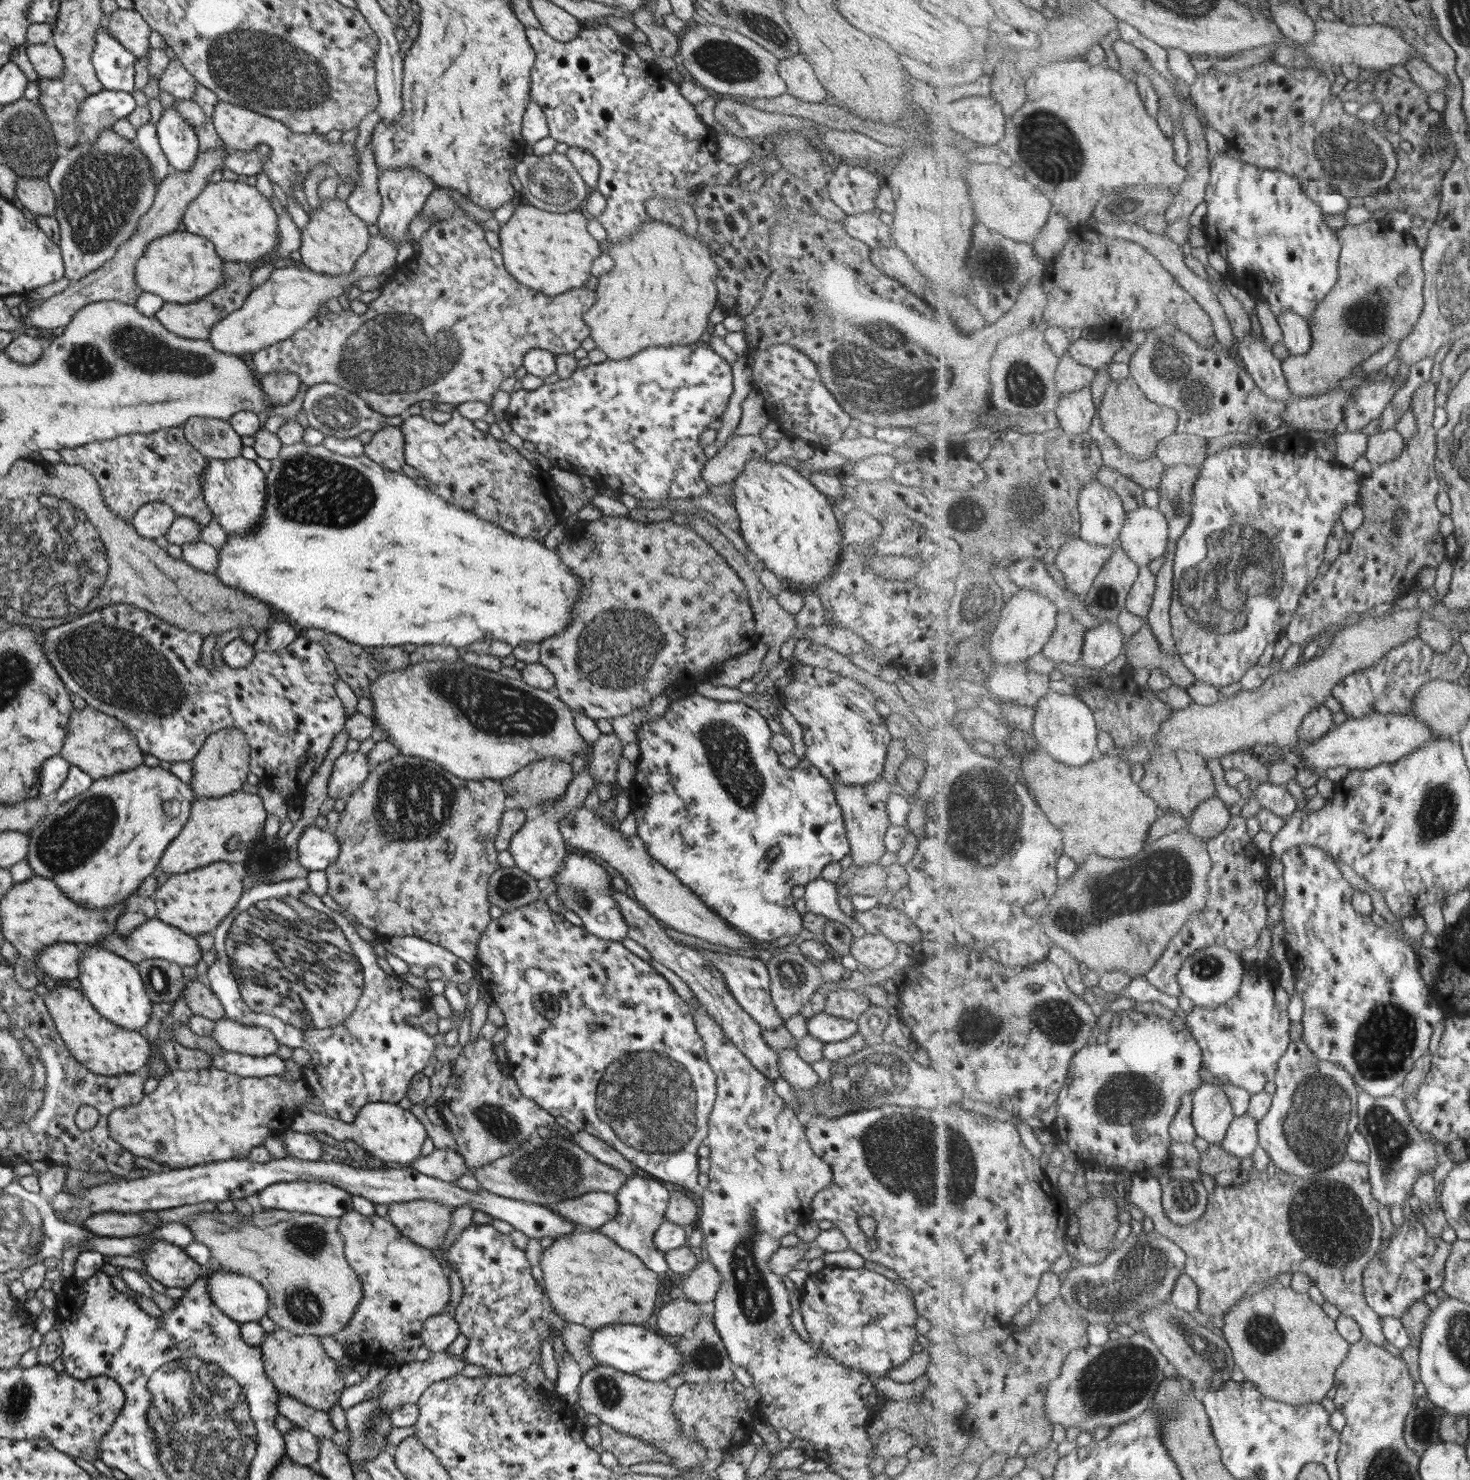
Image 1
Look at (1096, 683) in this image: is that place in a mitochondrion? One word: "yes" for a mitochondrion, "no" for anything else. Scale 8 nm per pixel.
no

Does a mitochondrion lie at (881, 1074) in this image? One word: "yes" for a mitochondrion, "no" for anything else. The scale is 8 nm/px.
yes

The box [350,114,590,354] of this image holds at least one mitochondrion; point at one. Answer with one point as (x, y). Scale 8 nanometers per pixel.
(550, 183)

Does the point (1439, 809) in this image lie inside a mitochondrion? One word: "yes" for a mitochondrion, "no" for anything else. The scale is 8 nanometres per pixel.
yes

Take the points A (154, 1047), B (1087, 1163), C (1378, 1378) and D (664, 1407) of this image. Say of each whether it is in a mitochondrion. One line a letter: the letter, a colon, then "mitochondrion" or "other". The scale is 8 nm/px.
A: other
B: other
C: other
D: other

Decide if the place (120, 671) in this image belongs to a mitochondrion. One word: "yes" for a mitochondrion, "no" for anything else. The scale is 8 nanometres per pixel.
yes

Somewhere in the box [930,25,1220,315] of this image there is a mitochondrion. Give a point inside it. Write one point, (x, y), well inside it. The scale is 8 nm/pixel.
(1053, 152)

